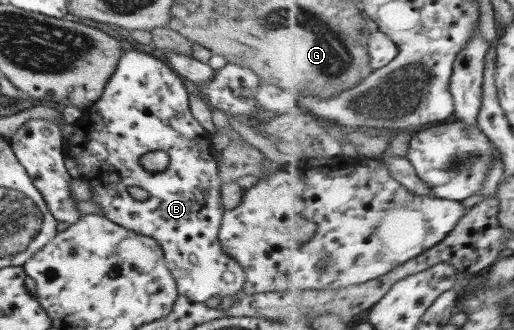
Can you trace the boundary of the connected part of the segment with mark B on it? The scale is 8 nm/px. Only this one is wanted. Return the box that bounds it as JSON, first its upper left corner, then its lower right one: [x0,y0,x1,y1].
[61,49,245,303]

